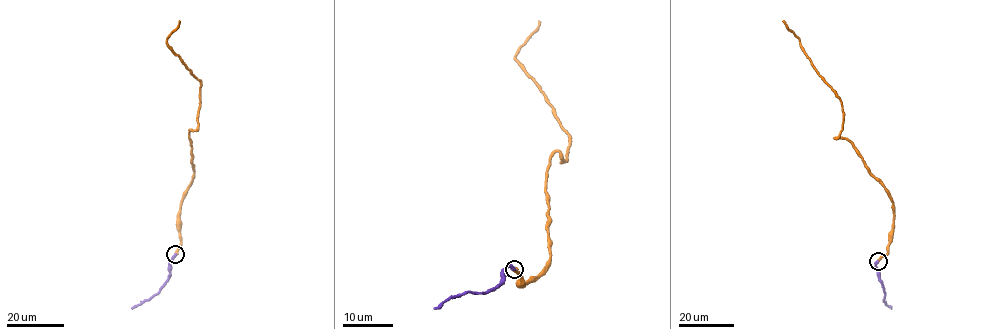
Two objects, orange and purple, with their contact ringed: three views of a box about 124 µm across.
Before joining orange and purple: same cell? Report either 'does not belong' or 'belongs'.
belongs

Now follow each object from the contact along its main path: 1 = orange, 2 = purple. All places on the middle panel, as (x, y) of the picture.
1: (515, 269), (523, 284), (550, 256), (549, 157), (567, 158), (569, 135), (515, 58), (538, 21)
2: (513, 269), (508, 267), (496, 288), (483, 293), (466, 292), (452, 295), (434, 309)

